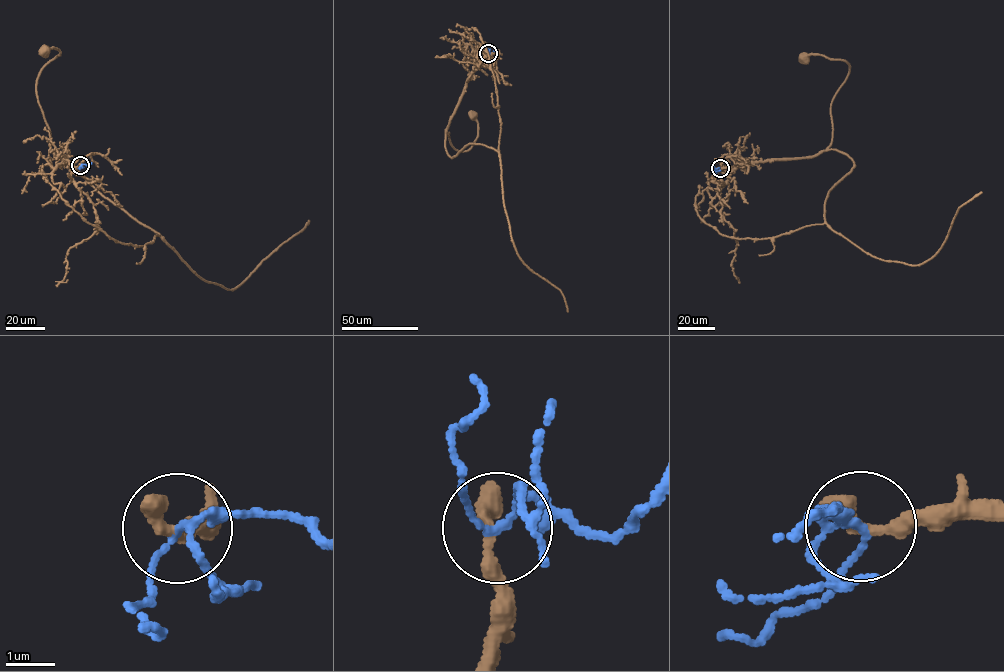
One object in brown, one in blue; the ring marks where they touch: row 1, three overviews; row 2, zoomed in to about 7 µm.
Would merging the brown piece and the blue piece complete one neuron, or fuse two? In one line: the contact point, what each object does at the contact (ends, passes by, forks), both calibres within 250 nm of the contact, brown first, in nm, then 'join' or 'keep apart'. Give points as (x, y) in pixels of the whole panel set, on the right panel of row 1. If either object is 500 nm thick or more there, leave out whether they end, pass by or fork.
(720, 168) | brown ends | blue forks | 400/110 nm | join

